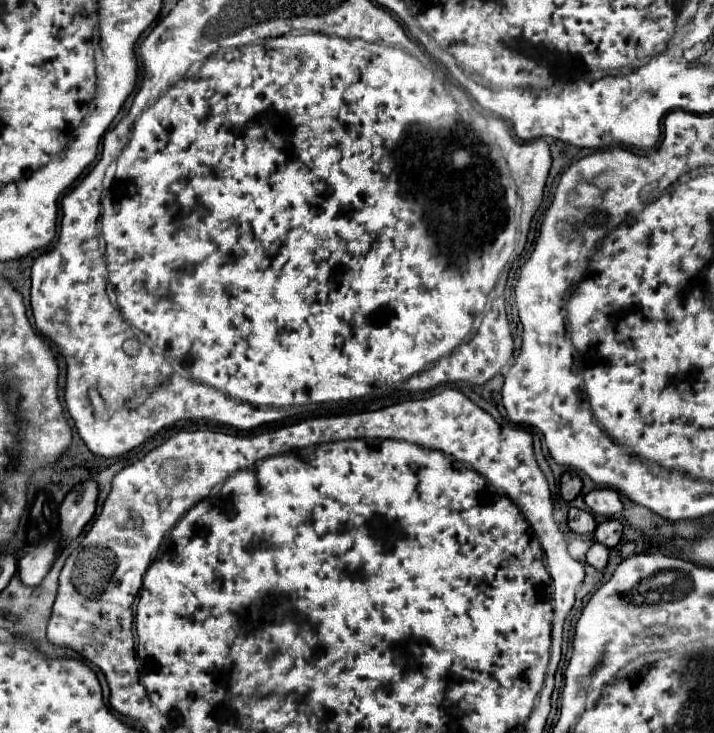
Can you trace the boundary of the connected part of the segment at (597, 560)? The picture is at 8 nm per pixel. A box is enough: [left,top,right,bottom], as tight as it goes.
[587,541,609,569]

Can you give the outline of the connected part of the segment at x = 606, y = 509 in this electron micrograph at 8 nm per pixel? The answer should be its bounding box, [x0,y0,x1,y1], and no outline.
[585,487,623,517]

